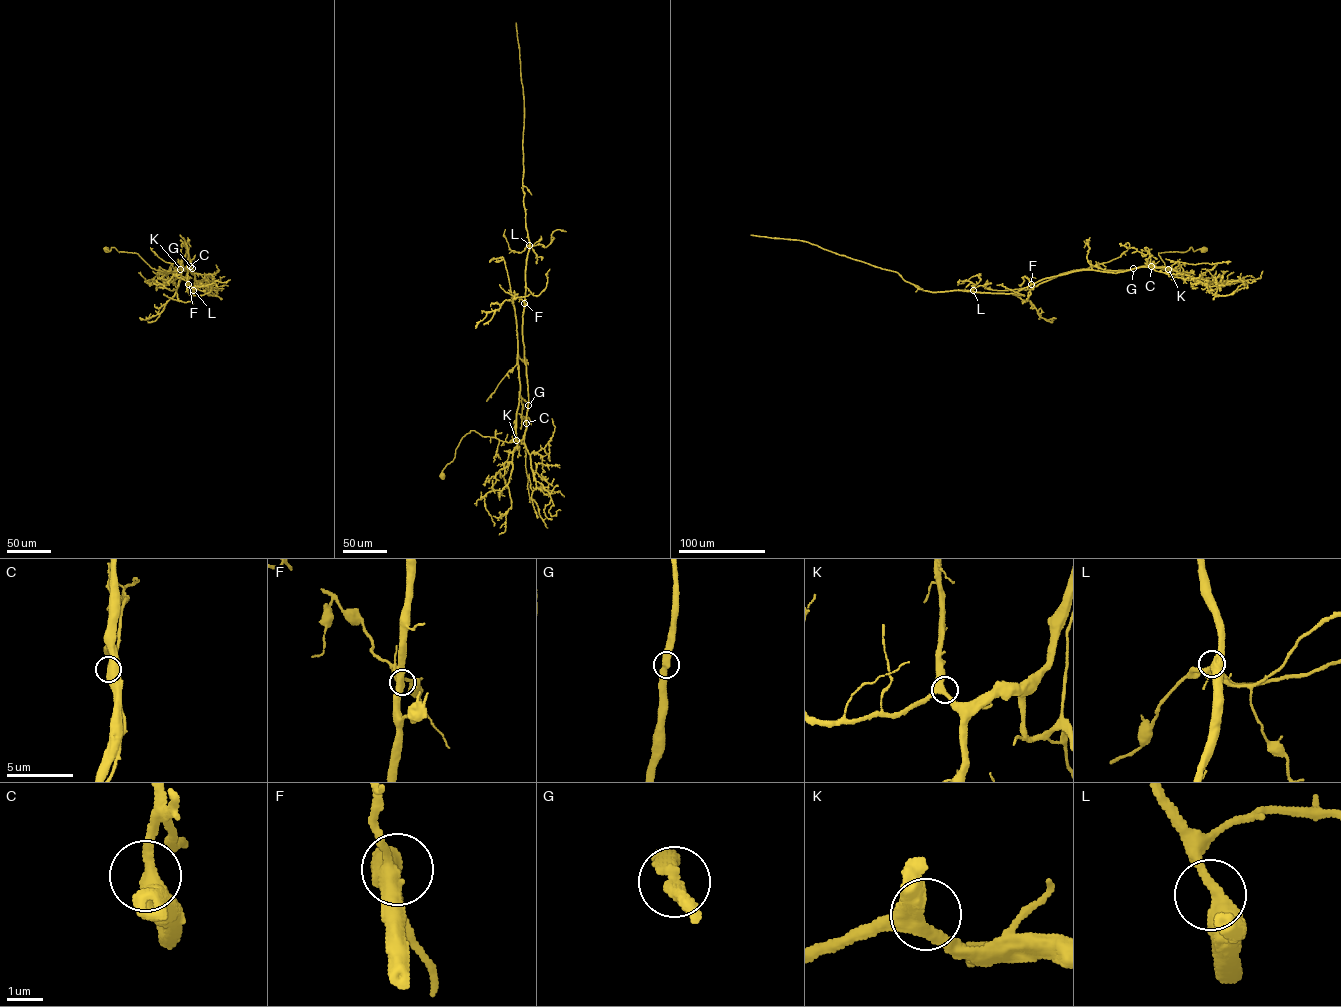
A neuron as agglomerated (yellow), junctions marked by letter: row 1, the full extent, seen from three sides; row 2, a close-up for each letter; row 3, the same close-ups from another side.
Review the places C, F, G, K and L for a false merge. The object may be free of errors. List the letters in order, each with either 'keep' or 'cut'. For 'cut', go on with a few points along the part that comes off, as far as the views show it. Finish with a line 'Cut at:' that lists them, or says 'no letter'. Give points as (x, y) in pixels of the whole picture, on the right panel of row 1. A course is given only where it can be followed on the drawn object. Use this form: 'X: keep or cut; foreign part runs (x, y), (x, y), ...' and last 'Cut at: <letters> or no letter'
C: keep
F: keep
G: keep
K: keep
L: keep
Cut at: no letter

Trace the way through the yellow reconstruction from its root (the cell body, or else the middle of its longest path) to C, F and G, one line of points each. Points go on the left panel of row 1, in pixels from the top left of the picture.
C: (106, 249), (110, 251), (114, 247), (119, 252), (137, 253), (152, 268), (163, 271), (184, 270), (190, 266)
F: (106, 249), (137, 253), (157, 270), (190, 267), (188, 284)
G: (106, 249), (110, 251), (114, 247), (119, 252), (137, 253), (157, 270), (192, 268)

